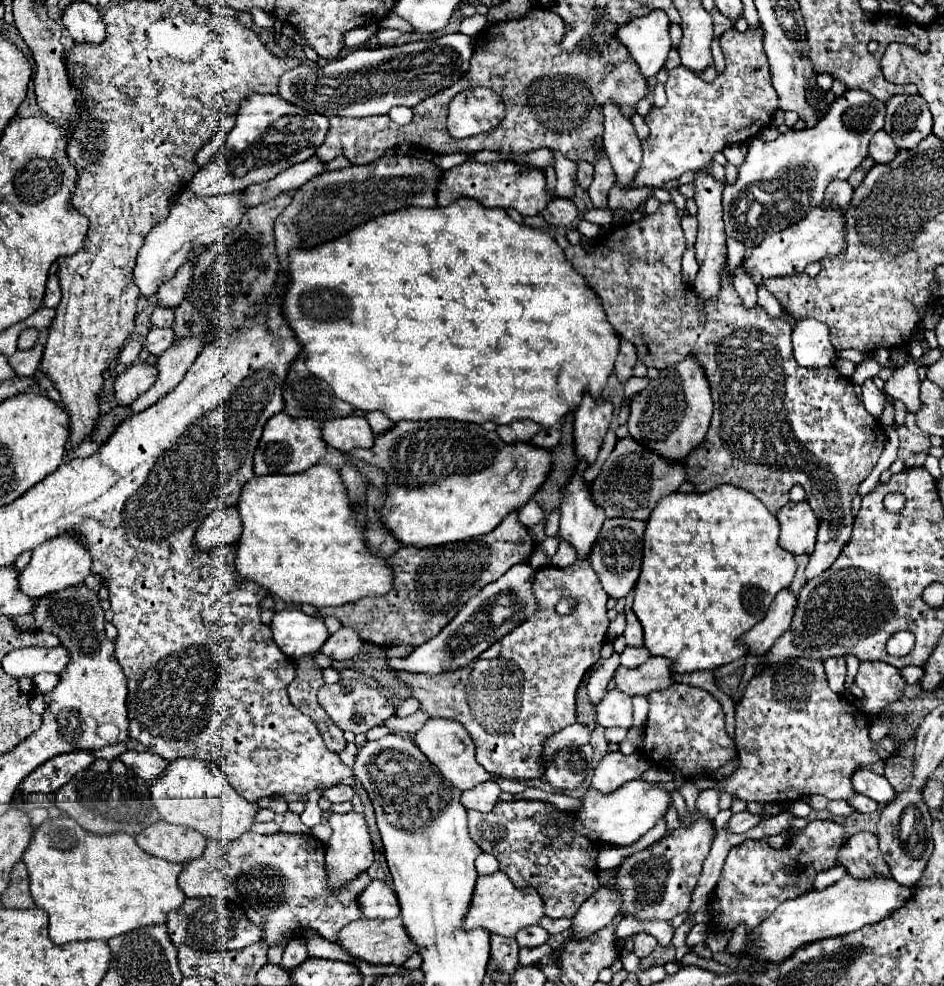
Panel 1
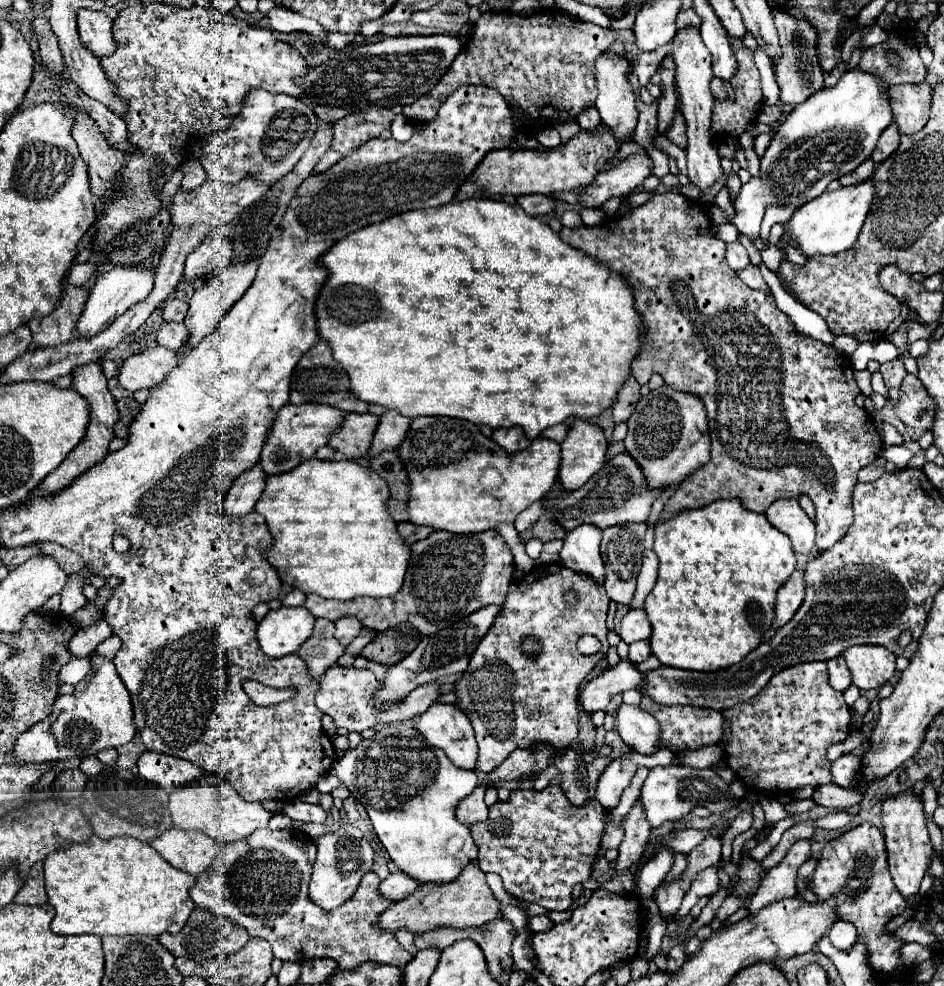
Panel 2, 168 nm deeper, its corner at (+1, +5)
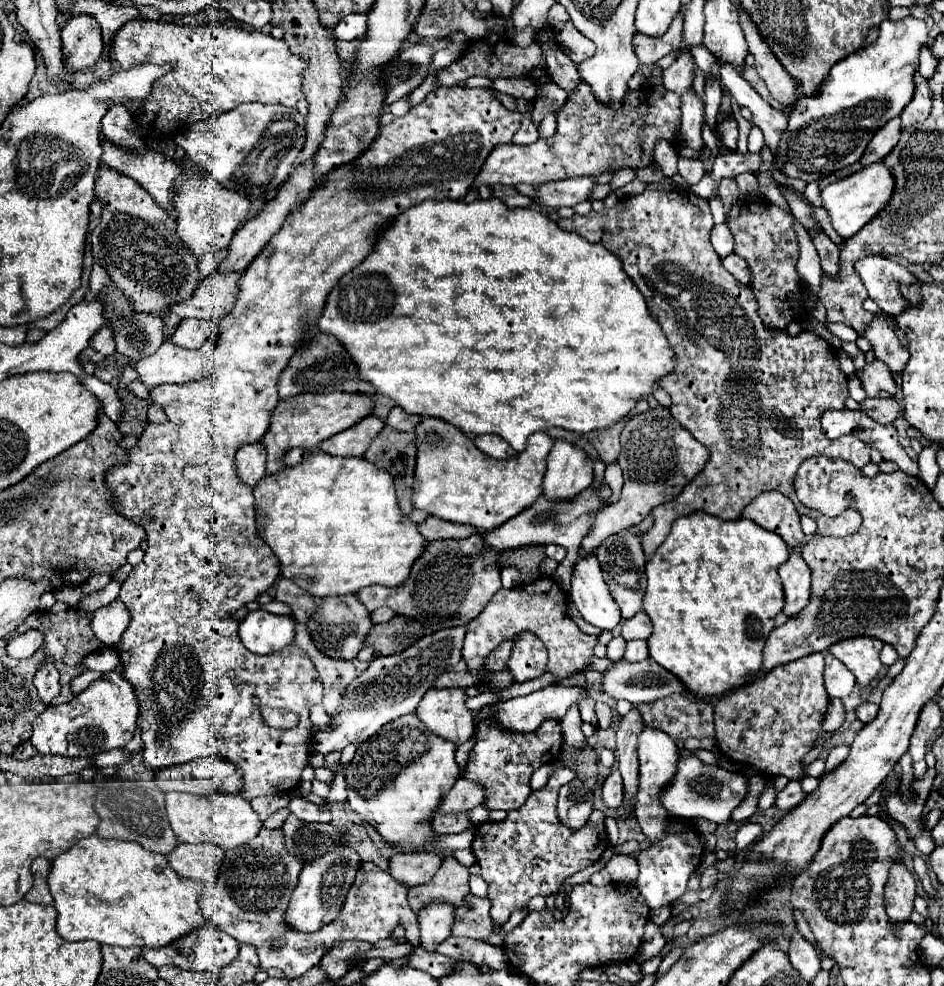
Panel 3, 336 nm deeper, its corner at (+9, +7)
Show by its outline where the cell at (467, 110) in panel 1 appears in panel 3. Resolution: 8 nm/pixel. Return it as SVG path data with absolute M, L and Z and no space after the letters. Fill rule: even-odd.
M454 85L454 87L442 87L442 89L436 89L436 91L428 93L424 103L410 109L408 115L396 117L392 123L382 127L376 141L372 141L372 145L360 155L360 159L354 159L348 165L334 167L322 181L318 181L318 185L310 191L310 197L298 209L288 213L282 229L266 243L264 251L250 263L250 267L244 271L244 275L238 281L238 293L236 293L234 307L218 321L218 339L216 339L216 343L204 343L200 347L200 351L208 357L208 365L210 365L210 371L212 371L214 377L202 377L202 379L196 379L196 381L184 383L184 385L160 385L160 387L154 387L150 391L150 401L154 405L158 405L166 413L166 421L164 423L146 421L146 427L144 427L138 443L132 449L128 449L128 463L114 465L106 473L106 485L108 485L110 495L112 495L112 507L118 513L122 513L122 517L128 517L136 525L142 525L144 531L146 531L146 537L148 537L148 549L146 549L146 555L144 555L142 563L138 563L130 571L130 575L122 583L122 589L120 589L120 595L118 595L118 601L122 601L126 605L126 609L130 611L130 625L124 631L120 643L116 645L116 653L118 653L118 661L120 661L118 671L134 687L134 693L138 697L138 707L140 707L138 727L140 727L140 737L142 737L142 743L144 743L142 755L144 755L146 767L160 769L160 767L168 767L168 765L176 765L176 763L188 763L188 761L194 761L198 757L220 755L226 761L232 761L232 765L236 765L238 769L242 769L242 773L244 773L244 789L240 789L240 795L246 801L252 801L254 797L260 797L260 795L290 793L290 791L294 791L298 787L300 773L308 765L308 757L312 755L312 737L314 735L310 731L312 723L308 721L308 711L310 711L312 705L322 703L322 681L320 681L320 675L318 675L314 663L306 655L306 651L302 651L296 643L290 643L280 653L272 653L270 657L260 657L260 655L250 653L242 645L242 641L238 637L238 621L232 617L232 611L244 607L250 601L256 601L258 595L266 593L274 585L274 581L280 575L280 561L276 561L276 555L272 553L272 549L268 549L268 545L264 543L264 539L256 531L256 511L254 511L252 489L238 481L234 455L242 445L256 443L256 441L260 441L264 437L264 433L266 433L266 429L270 425L272 411L274 411L276 403L280 401L280 397L278 397L278 377L280 377L280 373L288 365L290 357L300 349L300 345L308 337L308 333L314 331L314 327L316 327L316 323L320 319L320 313L324 309L326 295L330 293L330 289L338 283L338 279L342 275L346 275L350 269L354 269L358 263L362 263L362 259L372 251L370 247L372 247L374 233L386 221L394 219L396 215L410 209L412 205L422 203L424 199L462 199L466 195L466 191L470 189L476 173L482 169L482 165L484 165L486 157L490 155L490 151L500 143L512 143L512 137L520 127L520 119L522 119L522 115L518 111L508 111L496 99L492 89L468 89L468 87ZM256 695L260 695L262 705L294 711L300 717L298 725L292 727L292 729L274 729L274 727L266 725L264 719L262 719L260 707L256 707L252 703L252 697L256 697Z

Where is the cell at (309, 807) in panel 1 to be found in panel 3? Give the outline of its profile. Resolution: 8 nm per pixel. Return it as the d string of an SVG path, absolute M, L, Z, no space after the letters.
M284 807L284 809L280 809L280 811L276 811L272 817L268 817L266 821L264 821L264 827L270 827L270 829L276 829L276 827L280 827L282 825L282 821L286 819L290 815L290 809L288 807Z

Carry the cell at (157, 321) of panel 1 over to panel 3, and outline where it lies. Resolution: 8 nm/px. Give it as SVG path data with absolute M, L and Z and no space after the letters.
M212 273L202 283L202 289L196 289L192 299L170 305L168 311L182 318L216 321L224 313L228 313L228 309L234 305L232 299L234 299L234 291L238 287L238 279L240 279L240 275L222 277L218 273Z

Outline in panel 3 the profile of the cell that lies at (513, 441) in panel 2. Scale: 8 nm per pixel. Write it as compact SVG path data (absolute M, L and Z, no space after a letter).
M494 433L492 435L478 435L474 439L474 443L480 451L484 451L486 455L490 455L494 459L508 459L508 457L516 455L516 451L504 439L500 439L500 435L494 435Z

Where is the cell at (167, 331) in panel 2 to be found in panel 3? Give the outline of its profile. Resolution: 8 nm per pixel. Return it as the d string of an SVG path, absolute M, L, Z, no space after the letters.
M182 319L172 333L172 343L184 349L198 349L206 339L218 337L216 321L200 321L200 319Z

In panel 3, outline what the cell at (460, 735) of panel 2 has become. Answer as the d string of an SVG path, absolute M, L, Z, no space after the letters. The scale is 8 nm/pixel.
M428 689L426 697L420 701L416 709L416 717L426 725L430 733L436 733L438 737L446 737L458 747L474 735L474 717L466 709L464 699L466 695L462 689Z

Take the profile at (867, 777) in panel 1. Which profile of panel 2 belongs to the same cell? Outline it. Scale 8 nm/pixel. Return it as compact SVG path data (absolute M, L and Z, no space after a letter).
M846 753L838 757L832 763L832 781L844 789L852 787L856 777L858 777L858 767L860 767L860 757L854 753Z

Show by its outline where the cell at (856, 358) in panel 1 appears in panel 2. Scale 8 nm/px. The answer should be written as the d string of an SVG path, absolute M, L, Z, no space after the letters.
M894 359L894 361L884 363L884 365L879 368L879 371L882 373L882 377L884 377L886 387L900 387L904 375L908 375L900 359Z

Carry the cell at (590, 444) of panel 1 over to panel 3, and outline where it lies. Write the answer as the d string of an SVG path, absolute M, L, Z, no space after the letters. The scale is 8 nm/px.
M556 439L548 455L548 469L544 475L544 495L548 499L572 499L586 489L594 479L592 459L584 449Z

